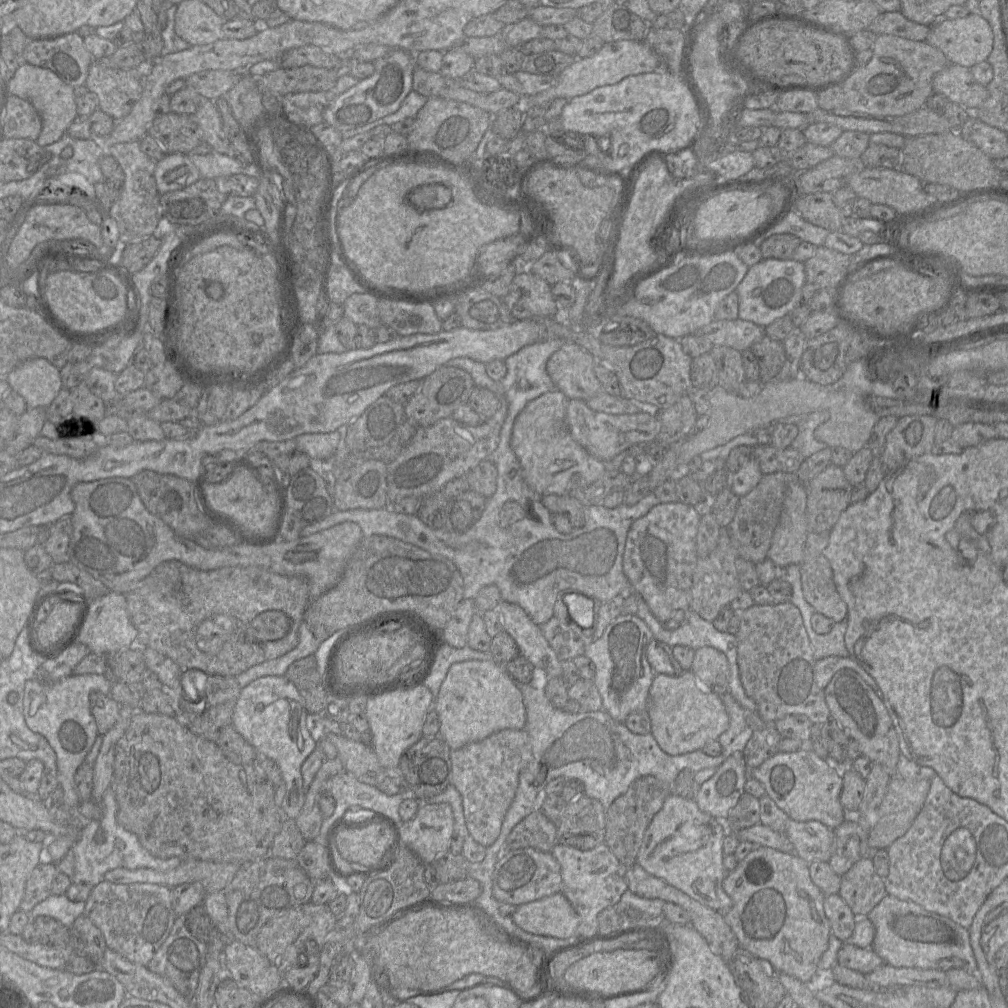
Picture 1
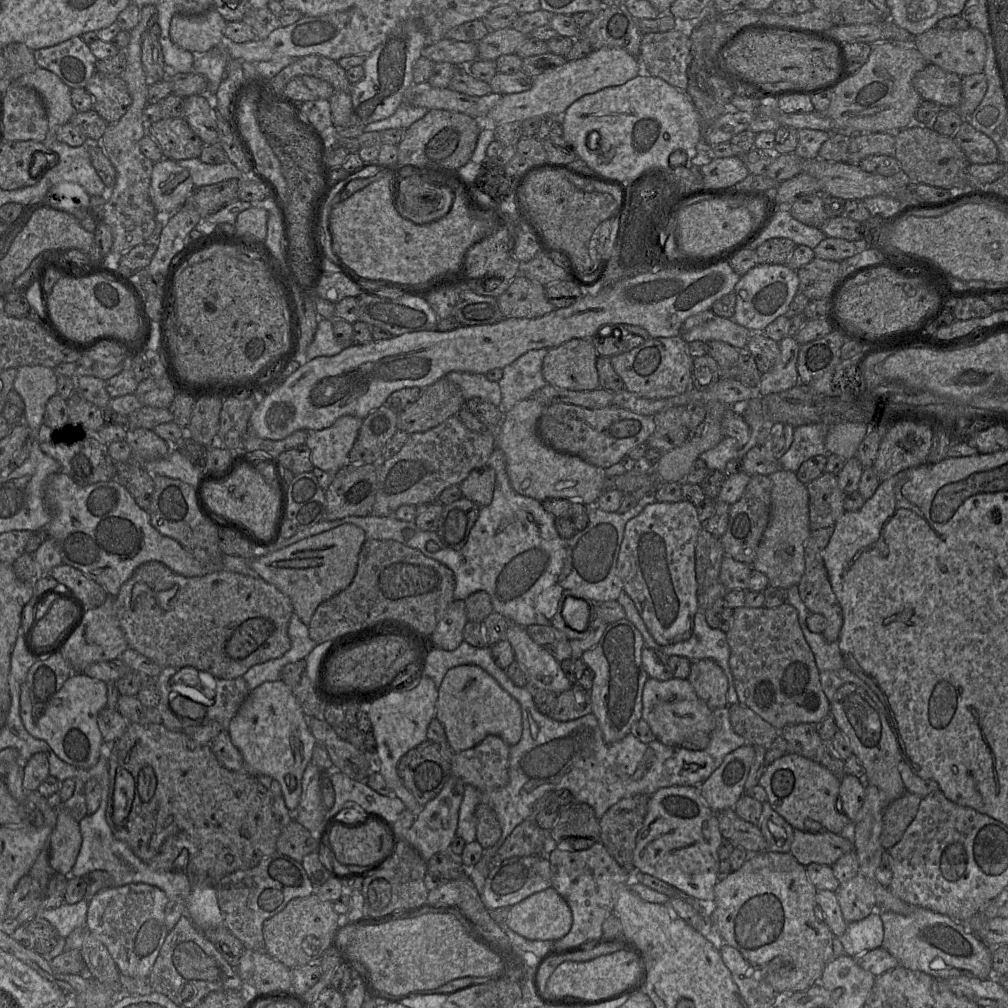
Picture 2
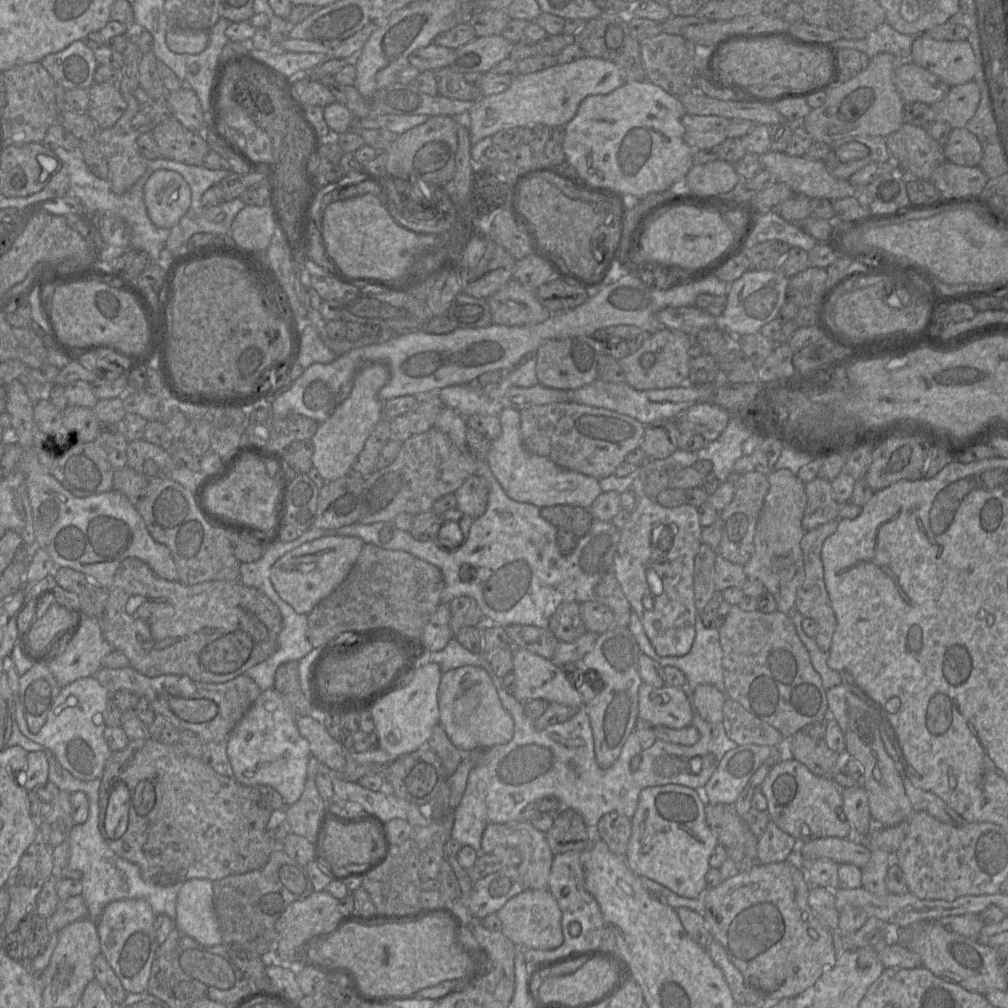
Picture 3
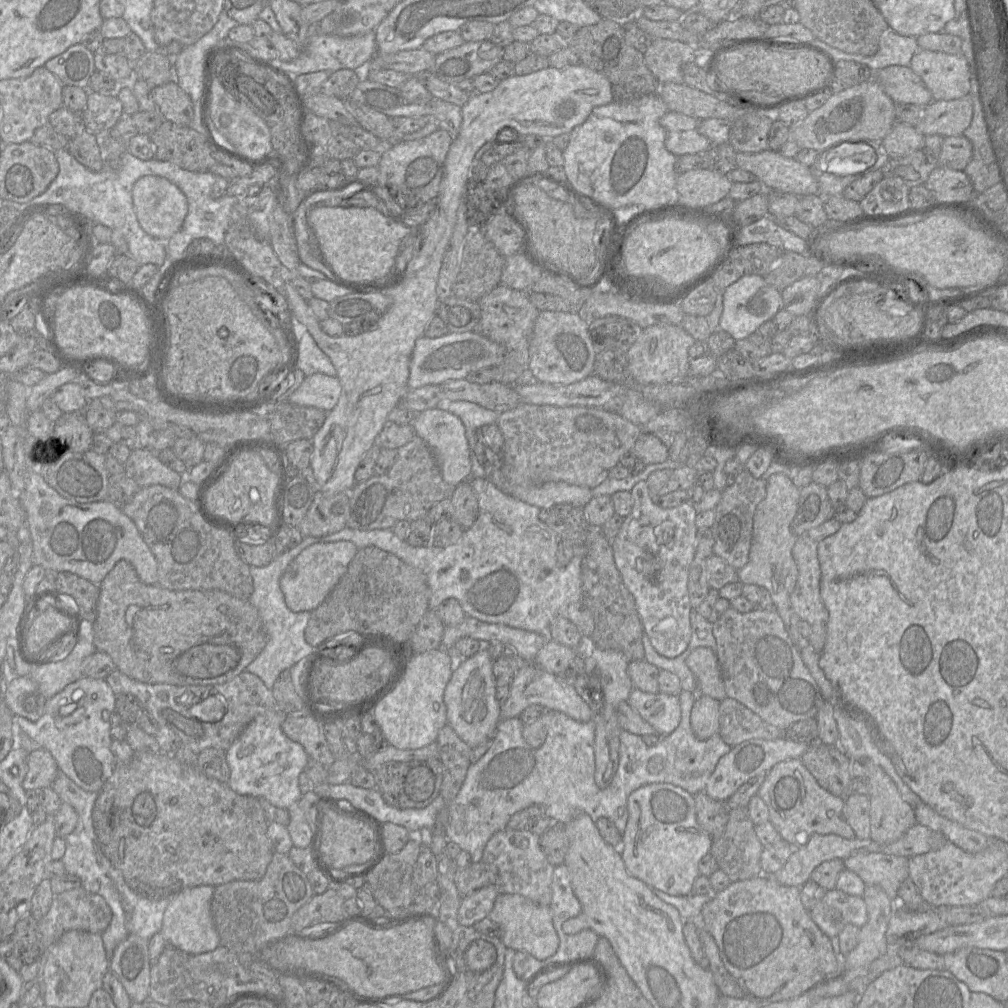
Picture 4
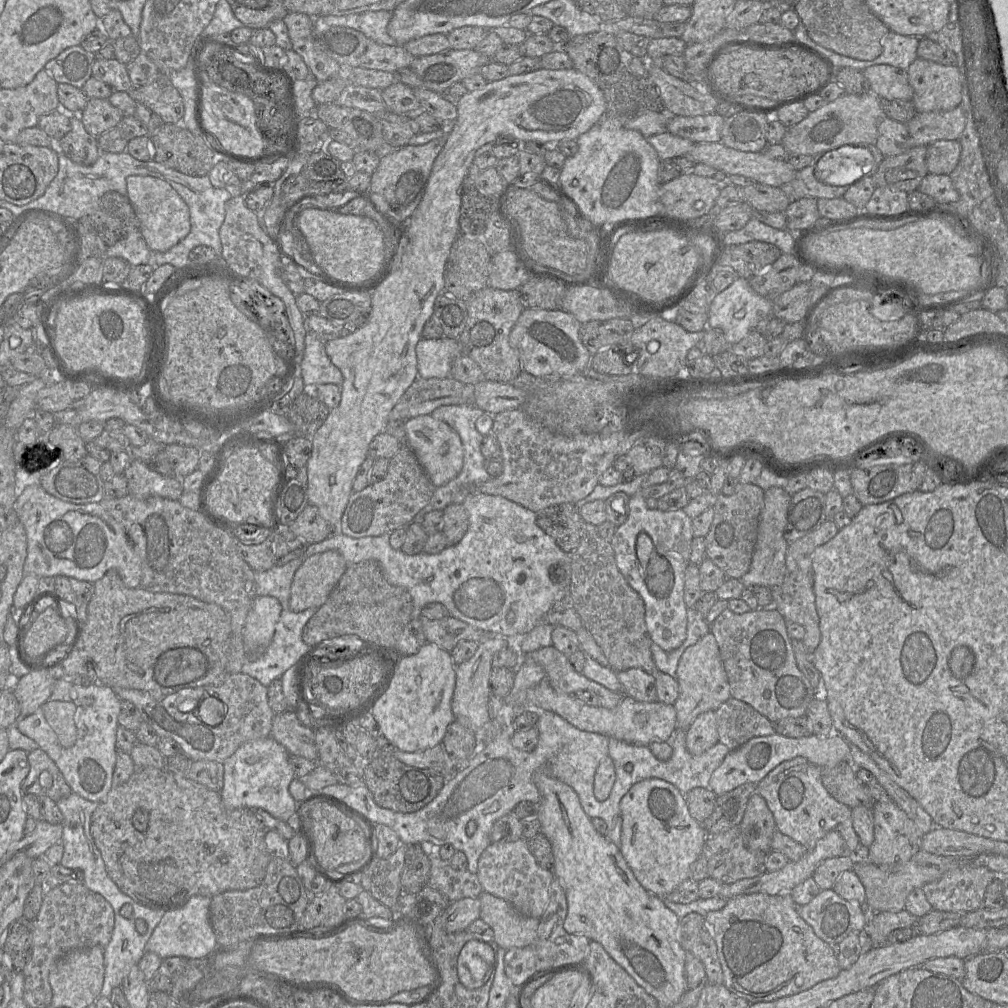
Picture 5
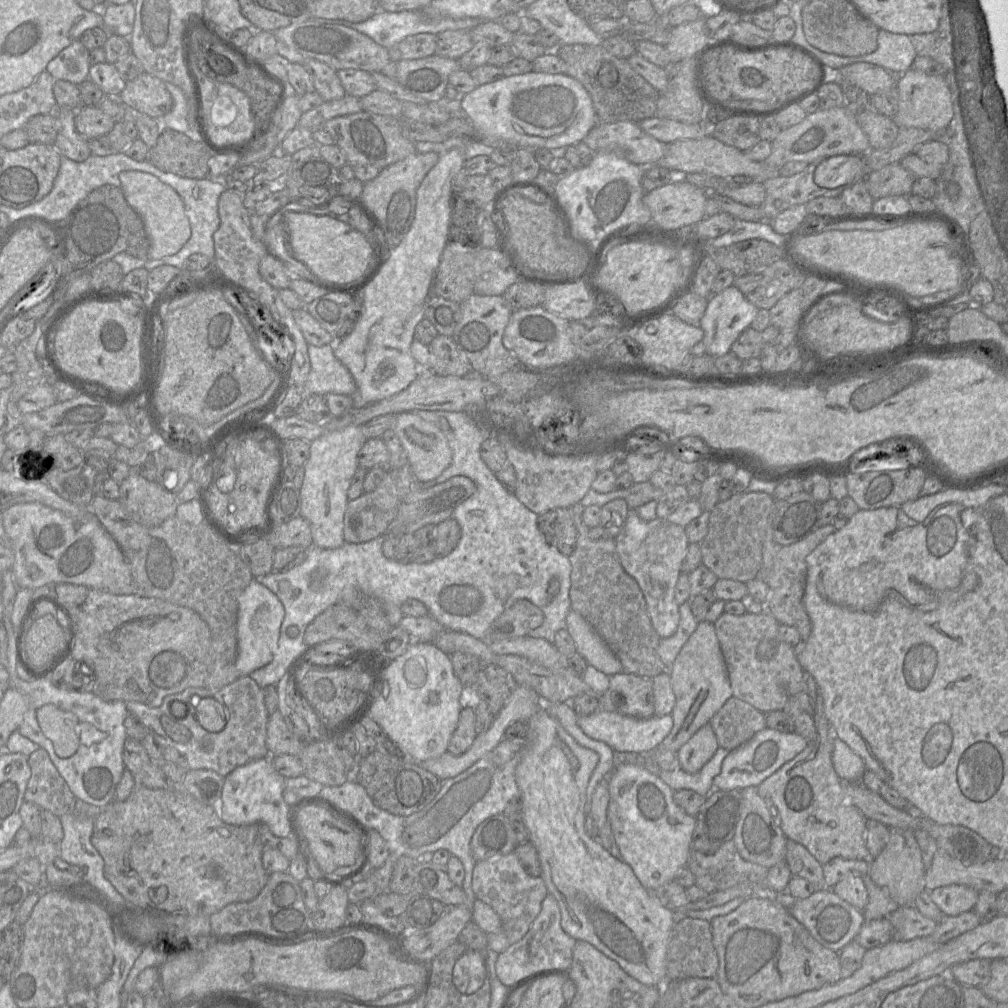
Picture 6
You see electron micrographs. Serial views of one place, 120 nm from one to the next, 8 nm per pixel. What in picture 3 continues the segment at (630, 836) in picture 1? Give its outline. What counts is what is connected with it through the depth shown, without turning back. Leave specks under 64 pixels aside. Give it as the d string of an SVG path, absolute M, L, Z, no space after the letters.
M616 811L603 815L597 825L597 836L621 857L625 857L631 833L631 819Z

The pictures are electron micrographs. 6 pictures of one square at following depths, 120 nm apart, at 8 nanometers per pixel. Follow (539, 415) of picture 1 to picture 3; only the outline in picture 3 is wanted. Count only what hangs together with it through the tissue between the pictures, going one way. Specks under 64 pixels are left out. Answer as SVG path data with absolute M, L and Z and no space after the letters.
M503 408L498 417L501 433L491 441L486 462L507 496L538 508L567 504L589 509L602 493L599 480L577 471L564 469L549 458L528 451L520 436L520 411Z

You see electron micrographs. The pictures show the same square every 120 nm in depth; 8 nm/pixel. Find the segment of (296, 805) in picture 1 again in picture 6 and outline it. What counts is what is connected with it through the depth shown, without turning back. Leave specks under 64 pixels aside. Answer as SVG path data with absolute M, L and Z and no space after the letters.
M270 756L236 767L224 777L218 804L220 818L232 825L265 824L277 837L290 836L288 804L283 799L285 779L272 766Z

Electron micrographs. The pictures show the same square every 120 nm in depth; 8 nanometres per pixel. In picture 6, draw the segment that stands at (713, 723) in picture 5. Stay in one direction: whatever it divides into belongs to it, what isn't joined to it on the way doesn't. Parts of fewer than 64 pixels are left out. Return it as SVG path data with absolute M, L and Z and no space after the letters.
M710 723L705 724L677 751L680 768L690 774L699 772L719 747Z

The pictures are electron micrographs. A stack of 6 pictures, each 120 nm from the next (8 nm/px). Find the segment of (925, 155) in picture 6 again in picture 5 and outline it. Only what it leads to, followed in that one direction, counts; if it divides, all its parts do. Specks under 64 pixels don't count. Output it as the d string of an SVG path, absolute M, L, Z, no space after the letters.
M938 140L929 144L926 150L928 173L949 175L956 167L960 153L958 140Z

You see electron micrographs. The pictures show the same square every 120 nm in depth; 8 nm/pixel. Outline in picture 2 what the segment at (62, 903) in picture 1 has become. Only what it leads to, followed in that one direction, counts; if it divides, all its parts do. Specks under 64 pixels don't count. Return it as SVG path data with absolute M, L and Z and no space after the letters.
M82 899L75 904L63 903L61 906L52 909L41 907L36 916L48 920L57 930L59 939L56 946L43 955L48 961L53 960L65 950L65 938L77 927L86 925L86 913L88 901Z

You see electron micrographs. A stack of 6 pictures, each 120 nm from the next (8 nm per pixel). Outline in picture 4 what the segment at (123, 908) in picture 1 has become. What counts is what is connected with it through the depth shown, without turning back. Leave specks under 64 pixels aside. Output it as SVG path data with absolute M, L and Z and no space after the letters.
M129 934L115 948L109 969L117 976L132 1003L141 1003L150 995L150 970L148 942L136 934Z

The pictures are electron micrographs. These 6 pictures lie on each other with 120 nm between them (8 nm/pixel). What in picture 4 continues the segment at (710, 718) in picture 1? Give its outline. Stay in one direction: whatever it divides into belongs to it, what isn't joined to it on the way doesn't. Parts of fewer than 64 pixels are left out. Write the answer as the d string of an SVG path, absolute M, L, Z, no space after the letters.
M633 688L627 703L660 737L671 734L680 724L681 706L677 695L661 692L652 694Z

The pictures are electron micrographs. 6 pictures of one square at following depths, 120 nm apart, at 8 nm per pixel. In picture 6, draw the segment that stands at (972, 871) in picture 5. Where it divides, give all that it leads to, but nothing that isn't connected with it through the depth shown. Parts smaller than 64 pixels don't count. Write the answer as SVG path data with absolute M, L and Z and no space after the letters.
M948 885L929 891L931 900L944 916L957 916L972 911L977 903L979 892L964 885Z

